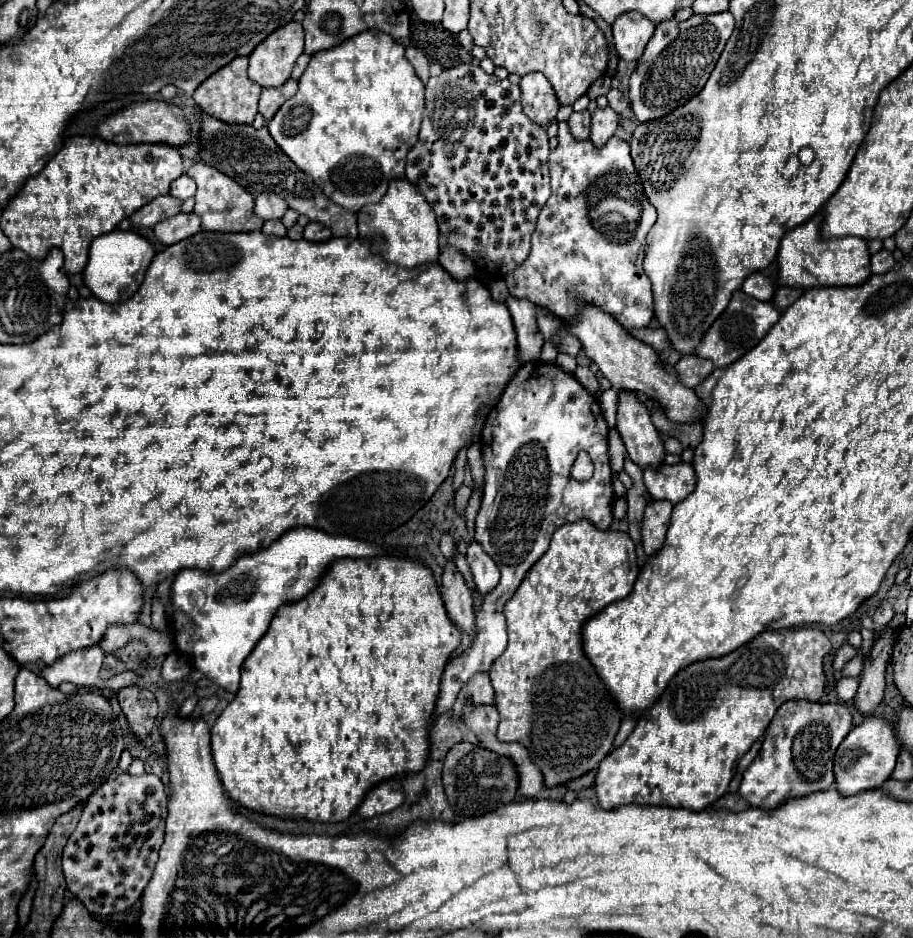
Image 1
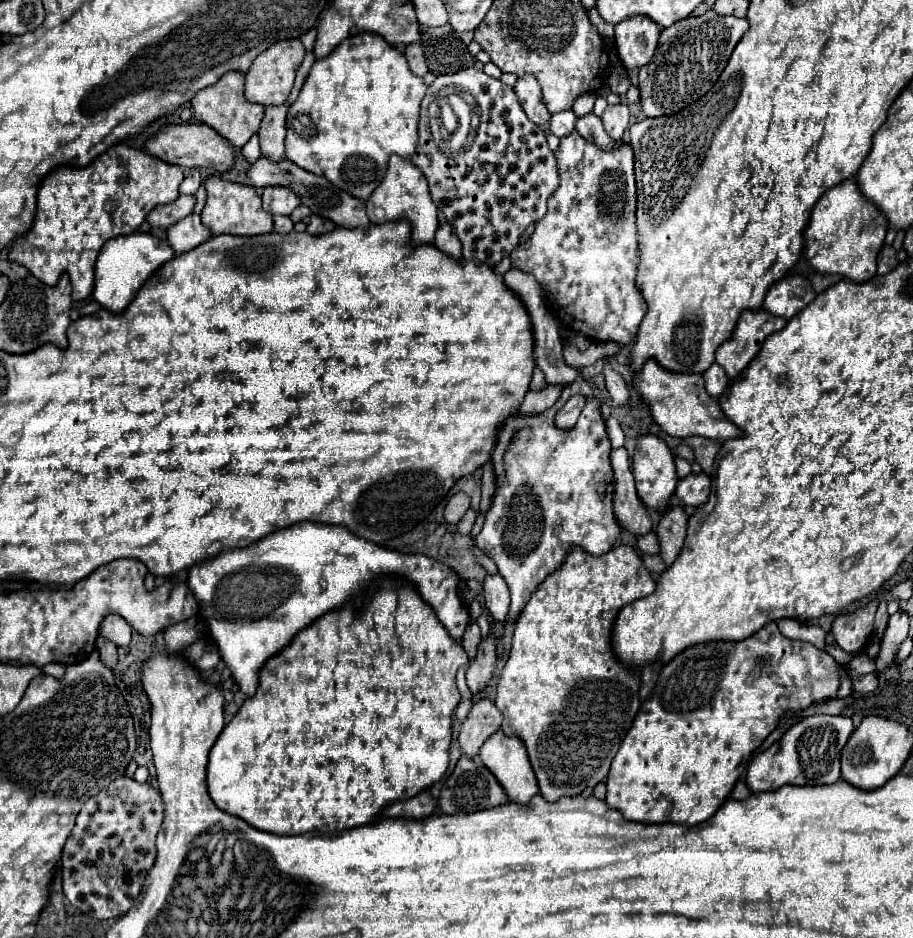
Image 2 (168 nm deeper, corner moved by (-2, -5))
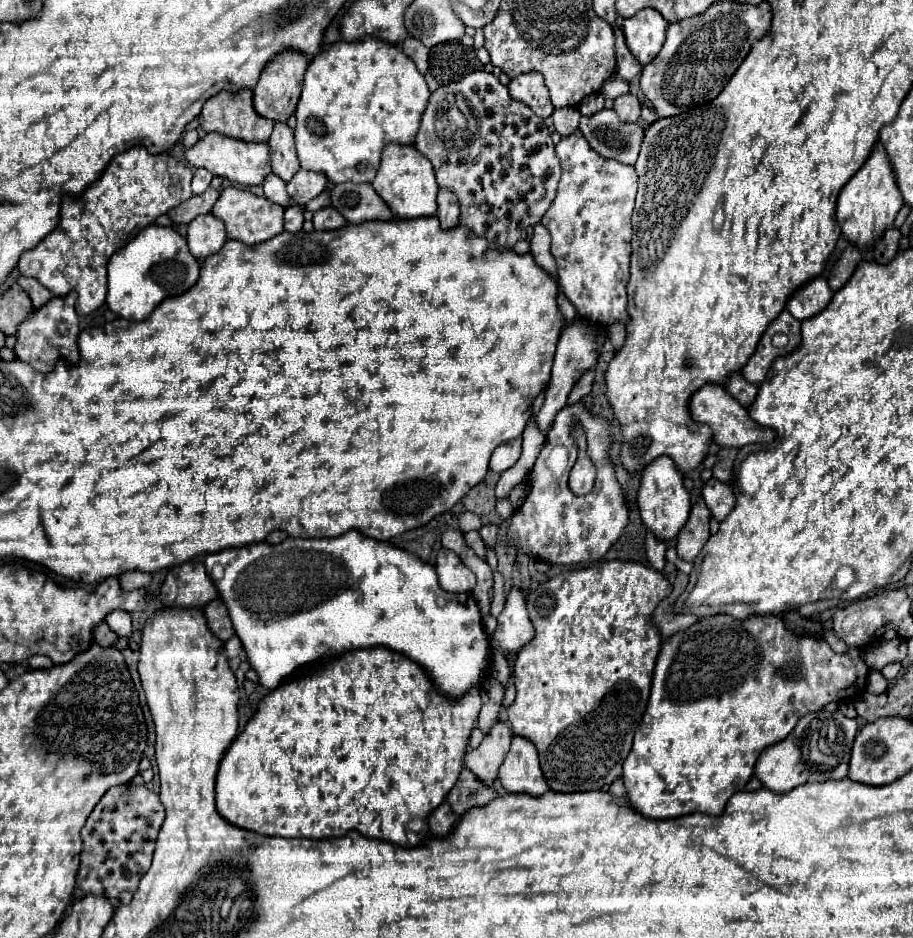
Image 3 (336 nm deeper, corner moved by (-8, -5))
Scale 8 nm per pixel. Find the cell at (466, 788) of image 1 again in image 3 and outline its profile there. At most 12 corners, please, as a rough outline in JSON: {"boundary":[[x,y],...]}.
{"boundary":[[463,768],[447,796],[457,816],[487,806],[497,792]]}

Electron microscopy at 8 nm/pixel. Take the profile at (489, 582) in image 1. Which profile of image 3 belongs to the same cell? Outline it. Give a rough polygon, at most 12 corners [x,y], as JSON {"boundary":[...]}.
{"boundary":[[513,588],[499,616],[491,646],[507,658],[535,630],[525,596]]}

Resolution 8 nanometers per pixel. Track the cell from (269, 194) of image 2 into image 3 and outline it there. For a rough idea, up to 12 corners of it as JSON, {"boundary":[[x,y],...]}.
{"boundary":[[299,170],[287,184],[291,198],[305,206],[327,188],[327,176]]}

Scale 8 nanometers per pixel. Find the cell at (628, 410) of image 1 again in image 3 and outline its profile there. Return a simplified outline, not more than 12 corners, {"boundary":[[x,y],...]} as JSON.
{"boundary":[[667,456],[641,478],[643,526],[671,540],[685,526],[691,496]]}

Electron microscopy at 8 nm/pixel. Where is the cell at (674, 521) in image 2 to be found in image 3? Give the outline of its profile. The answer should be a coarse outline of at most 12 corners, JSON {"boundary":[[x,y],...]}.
{"boundary":[[703,498],[691,508],[677,536],[679,558],[695,560],[709,538],[709,512]]}

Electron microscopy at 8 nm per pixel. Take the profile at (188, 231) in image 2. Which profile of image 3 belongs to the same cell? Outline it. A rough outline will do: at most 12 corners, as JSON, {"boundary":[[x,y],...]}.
{"boundary":[[213,214],[195,218],[187,228],[191,254],[203,262],[227,242]]}

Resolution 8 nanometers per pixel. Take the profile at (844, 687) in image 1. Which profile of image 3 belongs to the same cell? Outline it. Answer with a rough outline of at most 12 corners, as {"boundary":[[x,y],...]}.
{"boundary":[[871,672],[867,692],[885,694],[889,682],[881,672]]}

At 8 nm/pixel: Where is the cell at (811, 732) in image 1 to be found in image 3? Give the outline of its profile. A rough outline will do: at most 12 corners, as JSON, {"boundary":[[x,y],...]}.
{"boundary":[[811,712],[763,750],[755,776],[775,794],[841,780],[857,722]]}

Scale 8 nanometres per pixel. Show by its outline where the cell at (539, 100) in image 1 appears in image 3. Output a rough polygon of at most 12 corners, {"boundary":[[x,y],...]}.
{"boundary":[[521,74],[509,84],[513,100],[539,118],[553,112],[543,76]]}

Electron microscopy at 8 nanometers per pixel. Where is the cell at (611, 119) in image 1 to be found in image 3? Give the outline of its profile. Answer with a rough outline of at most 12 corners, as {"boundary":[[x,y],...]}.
{"boundary":[[631,92],[615,98],[623,122],[639,122],[641,100]]}

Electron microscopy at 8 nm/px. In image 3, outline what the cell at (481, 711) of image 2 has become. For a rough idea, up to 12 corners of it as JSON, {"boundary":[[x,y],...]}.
{"boundary":[[497,722],[465,766],[493,786],[507,756],[511,732]]}

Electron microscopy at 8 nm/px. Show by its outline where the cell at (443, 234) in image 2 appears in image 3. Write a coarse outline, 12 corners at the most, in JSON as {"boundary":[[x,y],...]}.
{"boundary":[[439,188],[437,216],[441,228],[459,224],[459,202]]}

